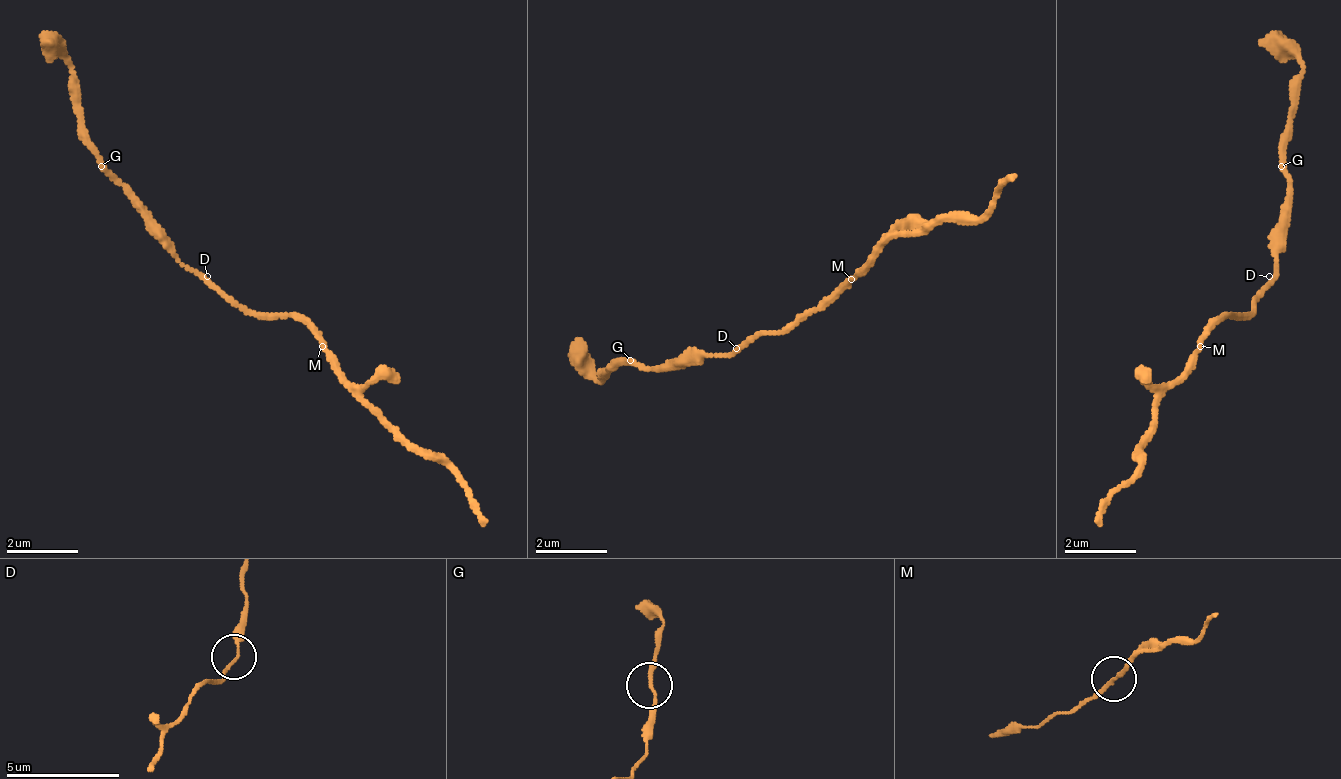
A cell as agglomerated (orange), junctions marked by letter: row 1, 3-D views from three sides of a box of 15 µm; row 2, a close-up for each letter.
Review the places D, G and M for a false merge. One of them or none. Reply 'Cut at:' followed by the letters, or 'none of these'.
Cut at: none of these

